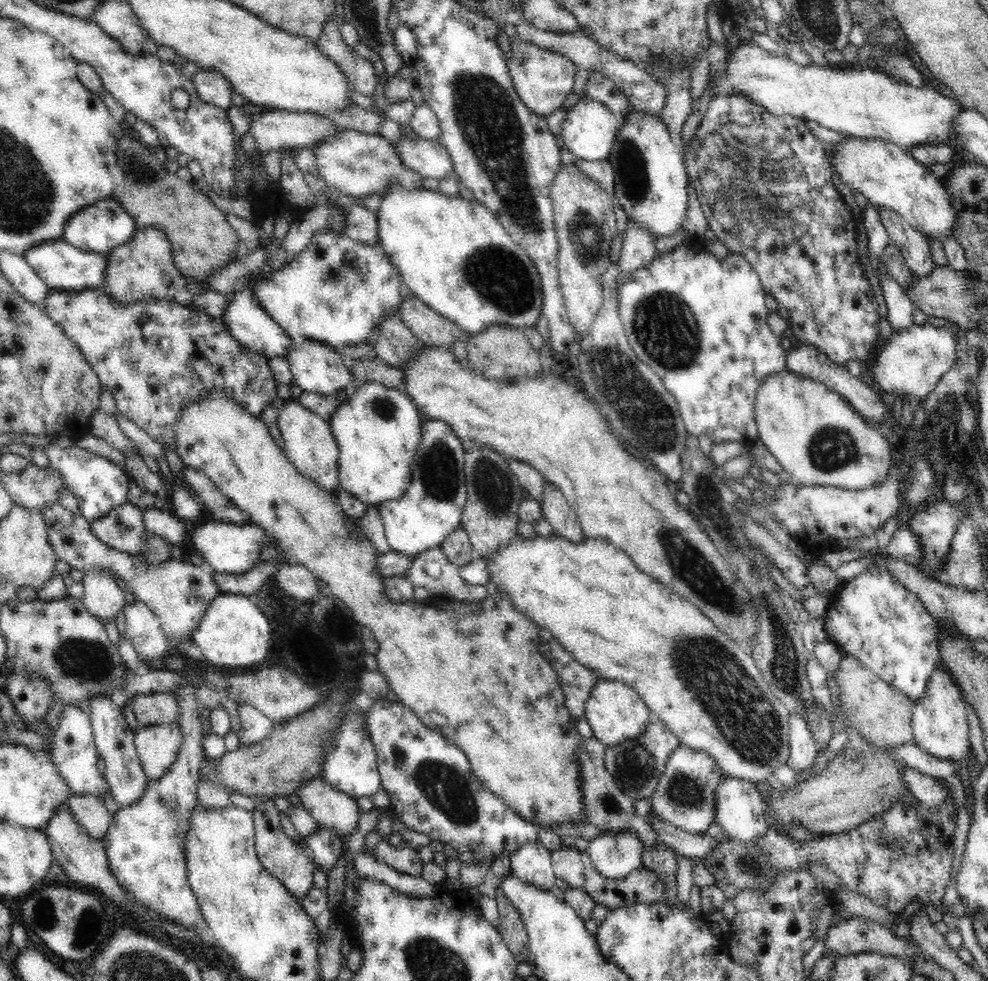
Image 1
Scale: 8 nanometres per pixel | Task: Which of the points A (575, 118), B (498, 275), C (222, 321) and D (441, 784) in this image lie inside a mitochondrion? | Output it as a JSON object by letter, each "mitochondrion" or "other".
{"A":"other","B":"mitochondrion","C":"other","D":"mitochondrion"}

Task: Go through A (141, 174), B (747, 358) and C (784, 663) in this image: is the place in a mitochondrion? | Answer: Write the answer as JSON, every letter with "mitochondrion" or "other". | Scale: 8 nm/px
{"A":"mitochondrion","B":"other","C":"mitochondrion"}

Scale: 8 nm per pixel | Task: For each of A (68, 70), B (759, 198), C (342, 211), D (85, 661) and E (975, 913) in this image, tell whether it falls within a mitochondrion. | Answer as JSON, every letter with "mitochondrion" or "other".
{"A":"other","B":"mitochondrion","C":"other","D":"mitochondrion","E":"other"}

